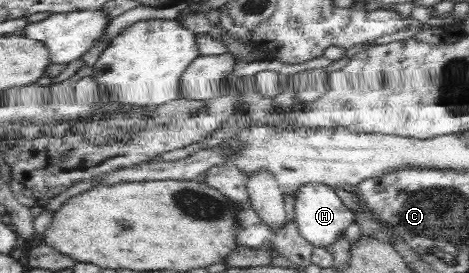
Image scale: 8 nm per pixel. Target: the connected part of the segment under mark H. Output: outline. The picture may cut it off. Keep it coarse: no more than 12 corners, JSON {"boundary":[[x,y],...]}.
{"boundary":[[306,182],[294,197],[295,225],[326,247],[355,221],[332,187]]}

